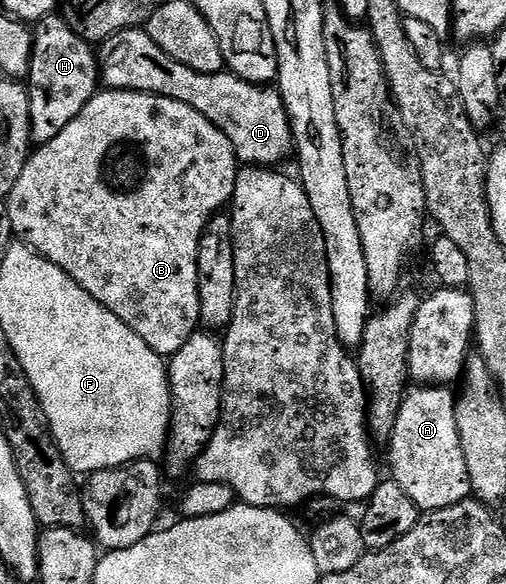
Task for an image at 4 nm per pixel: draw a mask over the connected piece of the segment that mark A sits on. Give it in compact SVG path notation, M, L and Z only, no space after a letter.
M448 386L409 387L390 441L390 447L392 447L391 479L398 481L402 490L406 490L406 494L410 494L410 498L424 512L454 506L473 495L471 476L467 470L466 454L458 428L458 414L456 413L458 396L455 391L452 393L452 390Z

